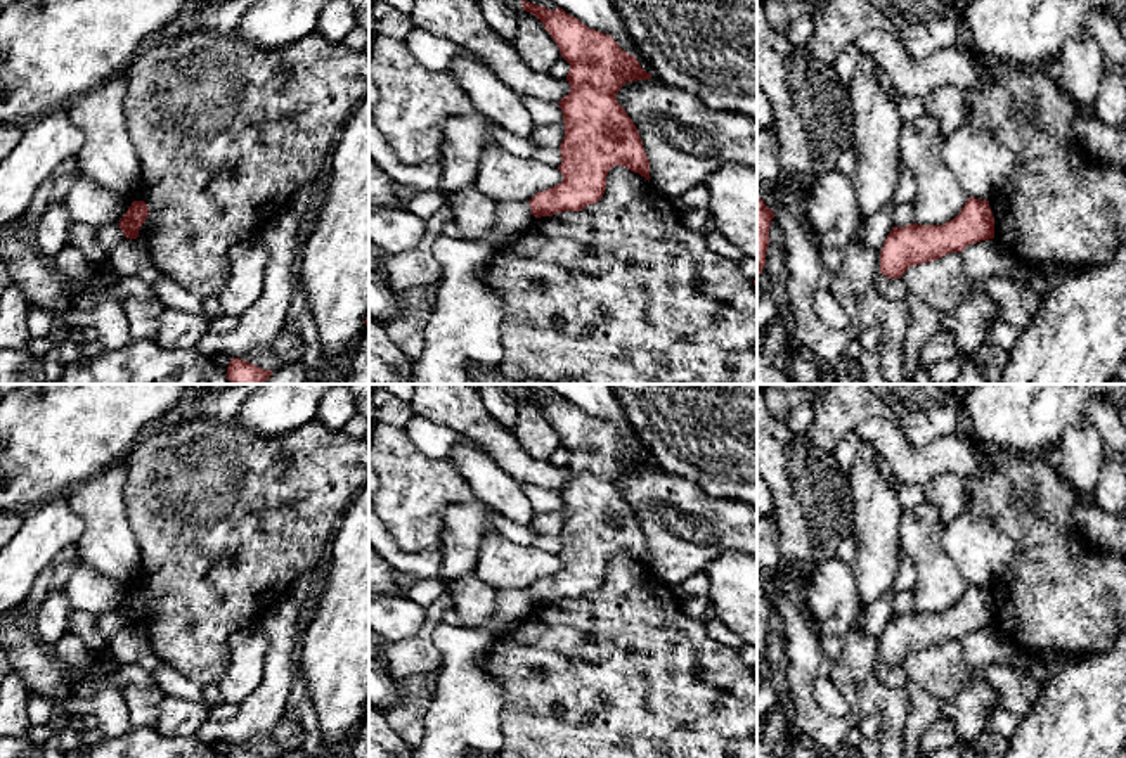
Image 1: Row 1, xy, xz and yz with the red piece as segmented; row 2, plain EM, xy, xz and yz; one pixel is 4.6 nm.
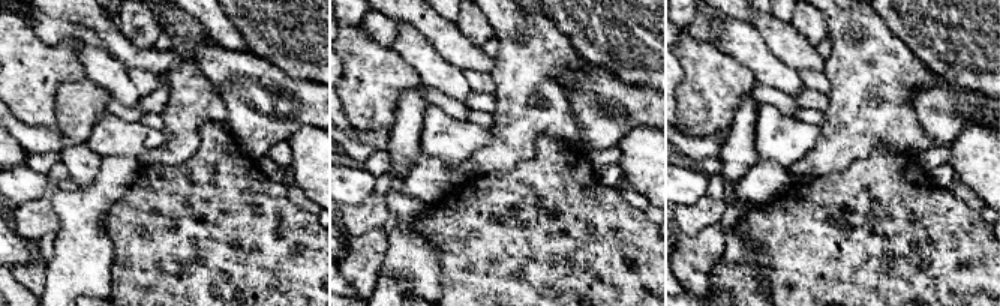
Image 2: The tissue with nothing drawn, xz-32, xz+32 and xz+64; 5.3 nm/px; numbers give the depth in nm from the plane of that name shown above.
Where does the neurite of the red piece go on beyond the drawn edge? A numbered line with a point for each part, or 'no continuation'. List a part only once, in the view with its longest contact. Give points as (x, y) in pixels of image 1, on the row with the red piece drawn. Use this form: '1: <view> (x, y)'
no continuation

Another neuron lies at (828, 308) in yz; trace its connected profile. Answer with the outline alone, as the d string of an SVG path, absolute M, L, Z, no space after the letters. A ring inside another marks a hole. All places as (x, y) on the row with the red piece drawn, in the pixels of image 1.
M821 291L816 294L814 306L819 318L826 325L835 327L835 329L852 325L847 312L842 308L837 298L830 294L828 291Z

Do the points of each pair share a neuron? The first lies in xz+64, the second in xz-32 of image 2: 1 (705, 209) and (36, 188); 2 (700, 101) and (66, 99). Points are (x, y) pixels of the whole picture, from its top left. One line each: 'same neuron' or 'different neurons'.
1: different neurons
2: different neurons

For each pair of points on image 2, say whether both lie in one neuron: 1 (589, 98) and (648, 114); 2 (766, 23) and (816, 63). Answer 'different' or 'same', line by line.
1: same
2: same

